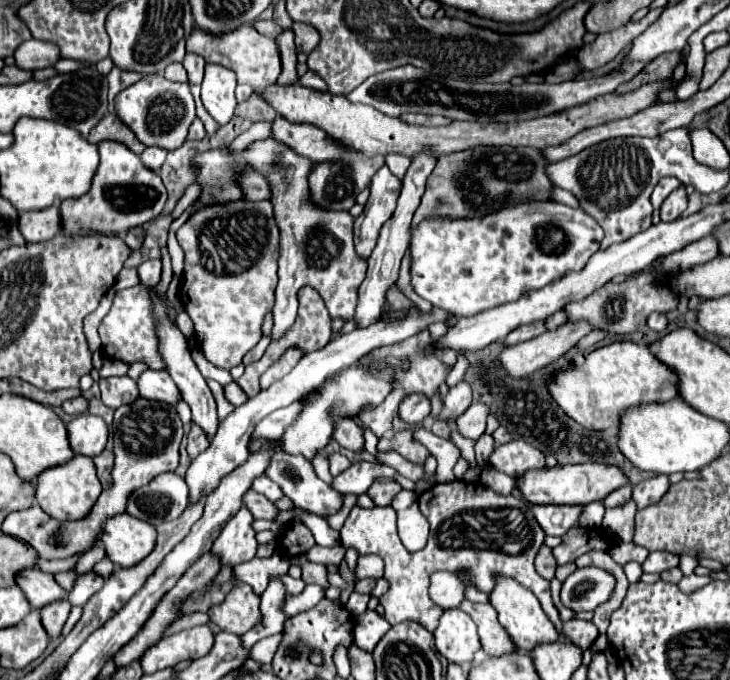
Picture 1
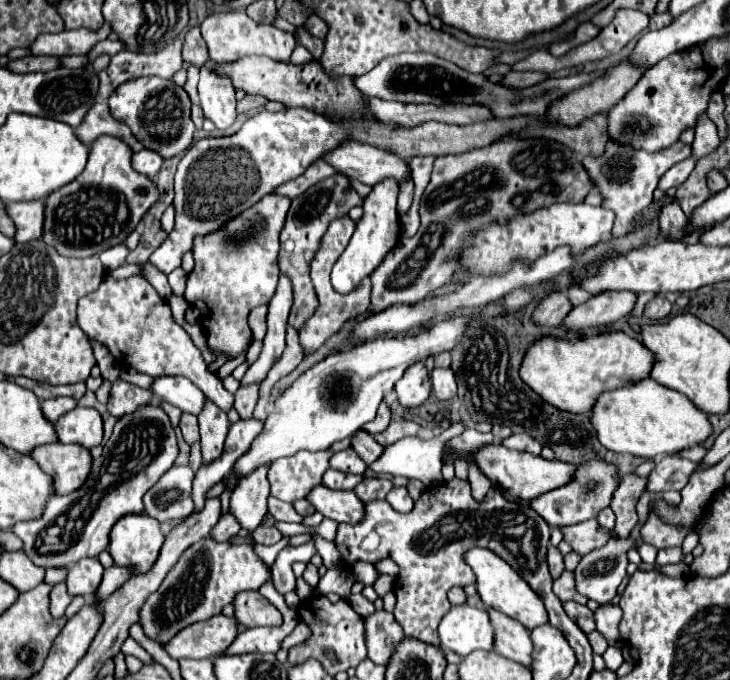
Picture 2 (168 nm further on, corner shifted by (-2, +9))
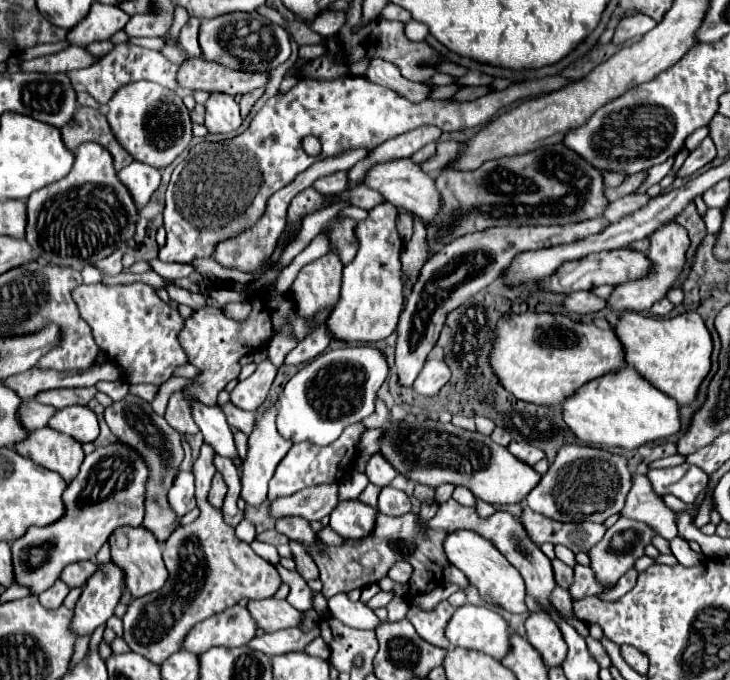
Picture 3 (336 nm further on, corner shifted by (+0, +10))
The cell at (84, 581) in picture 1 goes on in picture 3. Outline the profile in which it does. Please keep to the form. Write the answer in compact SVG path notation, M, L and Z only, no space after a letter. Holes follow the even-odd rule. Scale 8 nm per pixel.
M76 561L76 563L70 563L62 571L60 579L68 587L82 587L90 579L90 575L94 573L94 569L96 569L96 563L92 563L92 561Z

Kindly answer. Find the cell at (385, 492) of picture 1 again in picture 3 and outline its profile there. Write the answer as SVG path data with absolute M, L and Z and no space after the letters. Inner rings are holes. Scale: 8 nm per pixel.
M370 483L370 485L368 485L368 487L366 487L362 493L360 493L360 497L358 497L358 499L360 499L362 503L370 505L370 507L376 507L376 499L378 499L378 493L380 493L380 489L378 489L376 485L372 485L372 483Z

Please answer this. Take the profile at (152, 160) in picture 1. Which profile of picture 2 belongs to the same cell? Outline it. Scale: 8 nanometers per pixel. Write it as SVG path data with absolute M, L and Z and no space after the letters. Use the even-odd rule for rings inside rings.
M144 148L132 156L134 170L140 174L148 174L148 178L156 178L162 162L164 162L164 158L158 152L148 150L148 148Z

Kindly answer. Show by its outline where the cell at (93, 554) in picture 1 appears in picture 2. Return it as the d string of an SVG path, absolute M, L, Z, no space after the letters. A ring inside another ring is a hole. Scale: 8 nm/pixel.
M49 568L46 570L44 582L49 584L56 584L65 581L68 570L66 568Z

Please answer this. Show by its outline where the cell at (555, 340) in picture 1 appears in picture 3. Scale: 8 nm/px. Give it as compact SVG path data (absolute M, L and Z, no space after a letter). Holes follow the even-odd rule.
M668 223L662 225L658 231L652 233L650 237L650 251L648 251L648 259L650 259L650 269L646 277L622 283L614 289L614 293L608 297L608 305L614 309L622 309L622 311L646 311L650 309L658 299L666 297L666 293L674 287L674 283L678 281L684 263L686 263L686 251L690 247L690 239L684 227L676 225L676 223Z

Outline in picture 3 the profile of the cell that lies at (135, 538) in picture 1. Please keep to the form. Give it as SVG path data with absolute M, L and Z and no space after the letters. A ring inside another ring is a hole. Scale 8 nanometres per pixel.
M142 527L116 529L114 537L110 537L110 547L112 547L112 561L122 565L122 569L126 569L126 589L132 593L134 599L144 597L146 593L160 591L168 581L168 569L162 559L160 543L154 539L154 535L148 529Z

